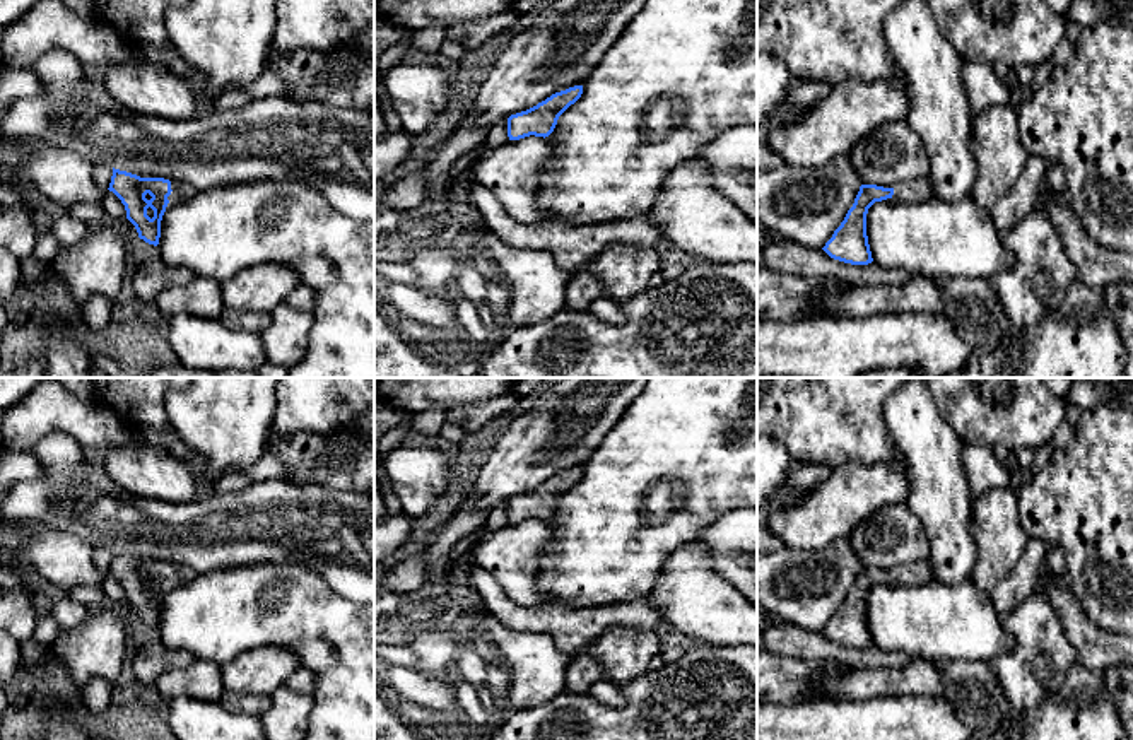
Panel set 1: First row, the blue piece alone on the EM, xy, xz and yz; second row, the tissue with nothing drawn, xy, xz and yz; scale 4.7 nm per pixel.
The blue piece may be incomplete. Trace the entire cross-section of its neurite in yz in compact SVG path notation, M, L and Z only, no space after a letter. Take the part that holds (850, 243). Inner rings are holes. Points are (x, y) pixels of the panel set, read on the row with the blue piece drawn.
M930 178L901 183L894 188L877 185L861 185L853 207L848 210L841 226L822 248L831 258L851 263L868 265L873 261L868 236L866 214L875 202L895 198L907 203L921 203L931 198Z

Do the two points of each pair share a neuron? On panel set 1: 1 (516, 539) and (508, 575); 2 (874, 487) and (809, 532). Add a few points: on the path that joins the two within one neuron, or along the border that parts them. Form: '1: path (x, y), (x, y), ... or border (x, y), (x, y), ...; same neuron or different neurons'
1: path (516, 547), (513, 551), (513, 566); same neuron
2: path (858, 489), (824, 516); same neuron

